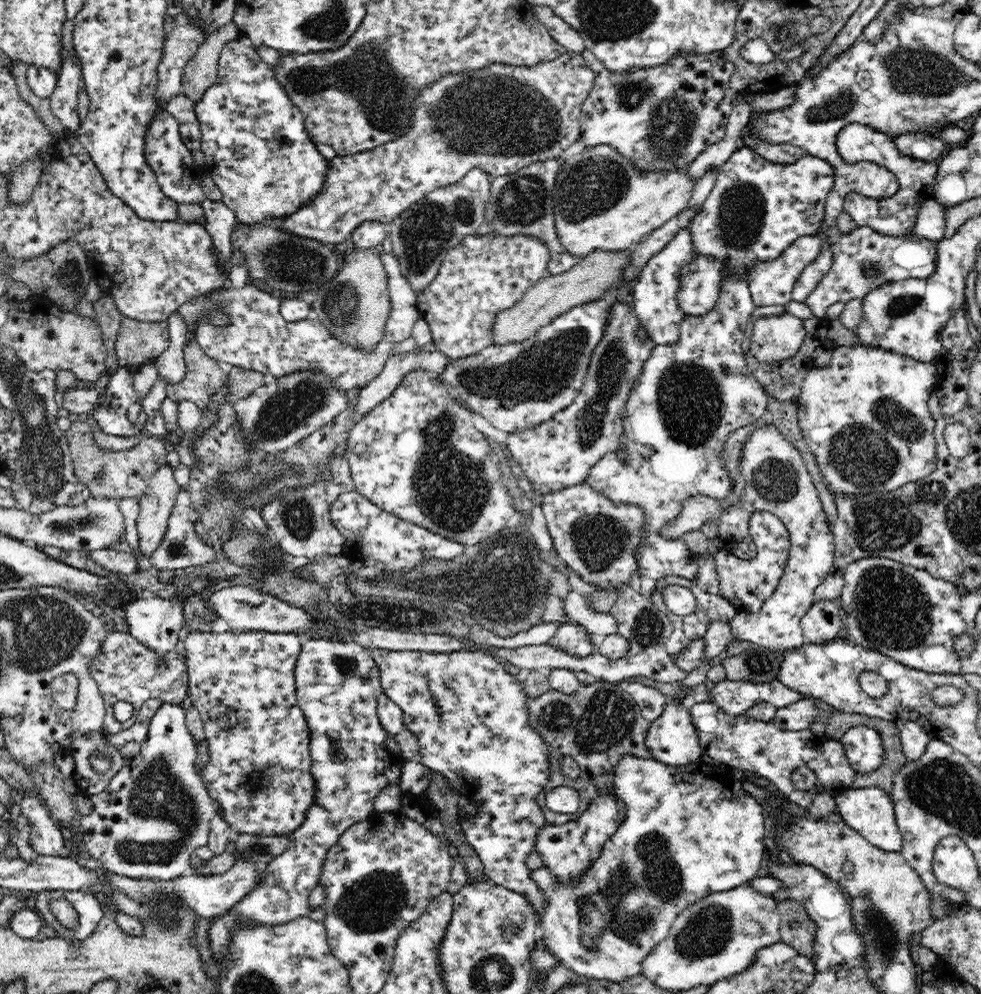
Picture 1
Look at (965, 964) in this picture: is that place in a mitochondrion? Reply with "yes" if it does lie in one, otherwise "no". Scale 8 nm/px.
no

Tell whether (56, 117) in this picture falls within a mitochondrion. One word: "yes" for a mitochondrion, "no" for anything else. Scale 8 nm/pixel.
no

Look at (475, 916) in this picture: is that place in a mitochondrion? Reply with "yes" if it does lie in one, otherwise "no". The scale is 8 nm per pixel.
no

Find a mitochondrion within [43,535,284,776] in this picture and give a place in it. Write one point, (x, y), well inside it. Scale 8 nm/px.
(178, 549)

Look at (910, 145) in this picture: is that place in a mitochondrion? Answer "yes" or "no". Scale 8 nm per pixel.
no

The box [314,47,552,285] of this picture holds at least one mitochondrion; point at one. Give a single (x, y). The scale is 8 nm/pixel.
(427, 229)

